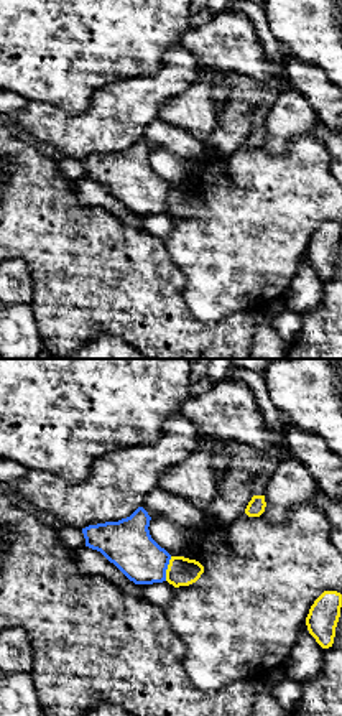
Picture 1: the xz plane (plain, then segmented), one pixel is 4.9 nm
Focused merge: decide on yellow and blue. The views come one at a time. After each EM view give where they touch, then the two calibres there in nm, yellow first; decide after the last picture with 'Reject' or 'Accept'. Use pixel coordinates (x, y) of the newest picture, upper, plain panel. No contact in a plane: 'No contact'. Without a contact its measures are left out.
Touches yellow at (168, 199). Thickness 140 nm (yellow) against 240 nm

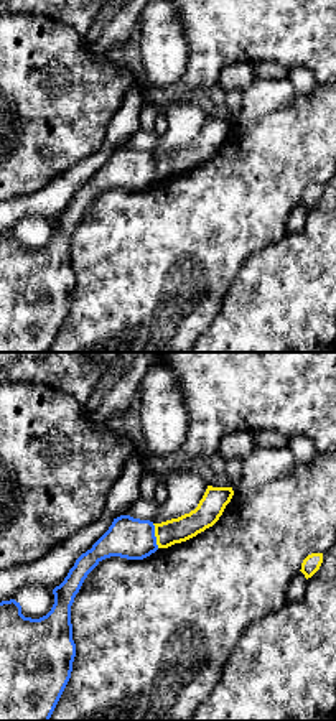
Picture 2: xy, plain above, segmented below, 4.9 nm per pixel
Touches yellow at (155, 167). Thickness 120 nm (yellow) against 200 nm

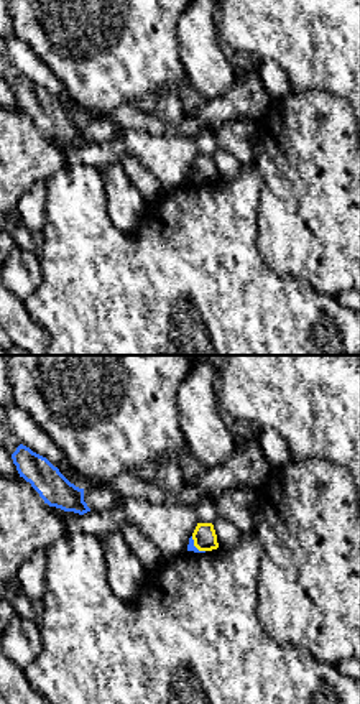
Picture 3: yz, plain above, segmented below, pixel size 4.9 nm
Touches yellow at (196, 178). Thickness 120 nm (yellow) against 40 nm

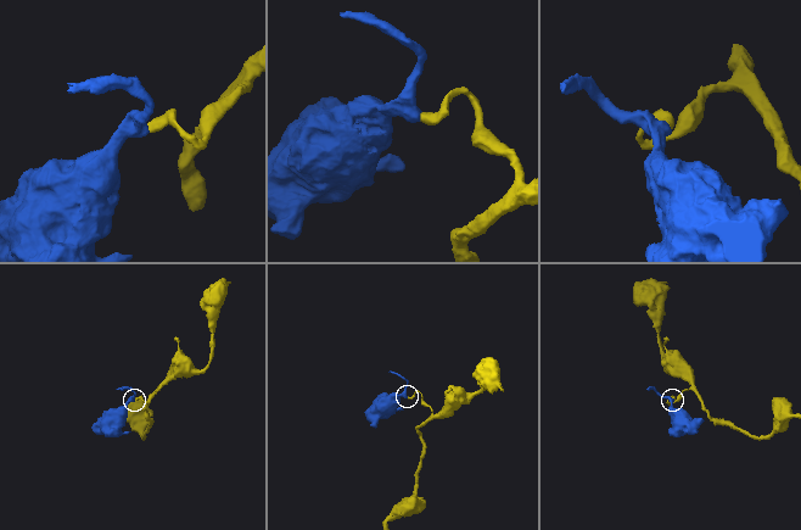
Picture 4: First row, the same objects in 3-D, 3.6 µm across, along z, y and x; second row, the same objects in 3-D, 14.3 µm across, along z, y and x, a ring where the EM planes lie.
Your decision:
Reject

